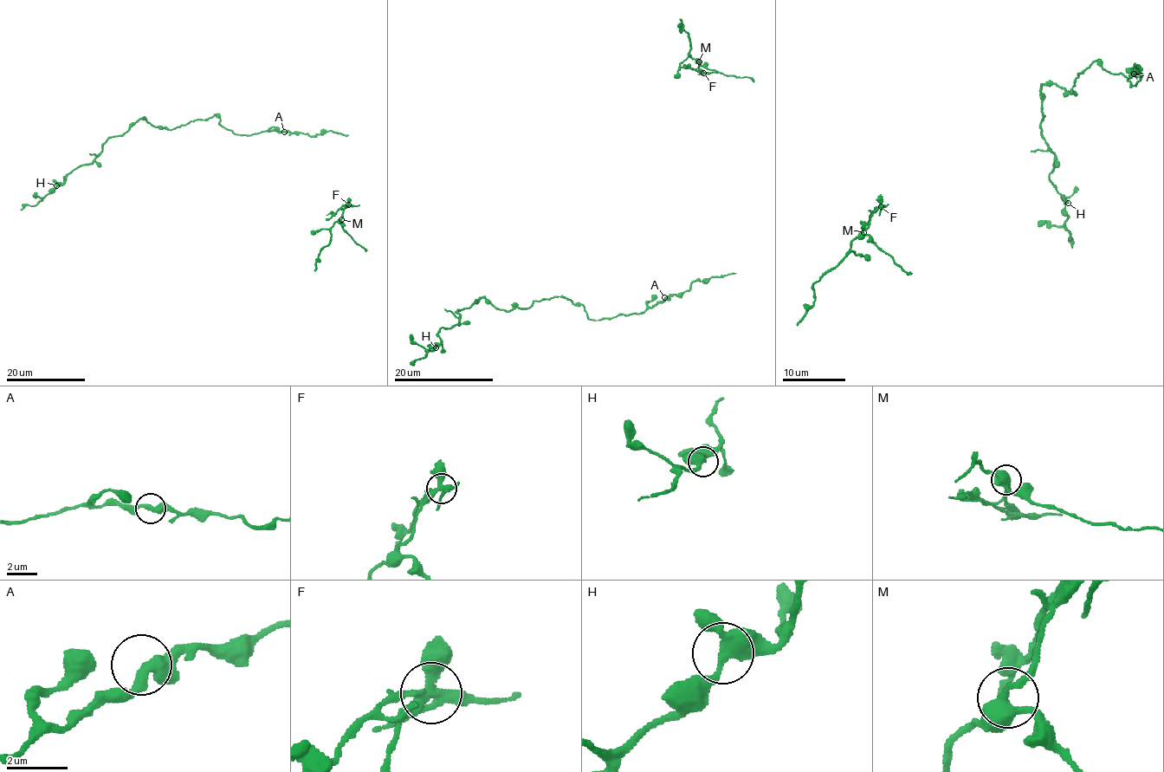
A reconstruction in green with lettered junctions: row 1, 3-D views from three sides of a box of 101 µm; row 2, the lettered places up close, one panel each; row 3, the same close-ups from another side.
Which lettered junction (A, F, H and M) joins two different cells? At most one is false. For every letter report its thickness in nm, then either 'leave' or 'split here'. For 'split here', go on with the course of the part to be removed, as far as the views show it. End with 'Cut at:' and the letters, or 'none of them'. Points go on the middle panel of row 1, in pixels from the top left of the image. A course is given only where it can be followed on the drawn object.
A: 320 nm thick; leave
F: 320 nm thick; split here; foreign part runs (703, 72), (682, 67)
H: 320 nm thick; leave
M: 360 nm thick; leave
Cut at: F

